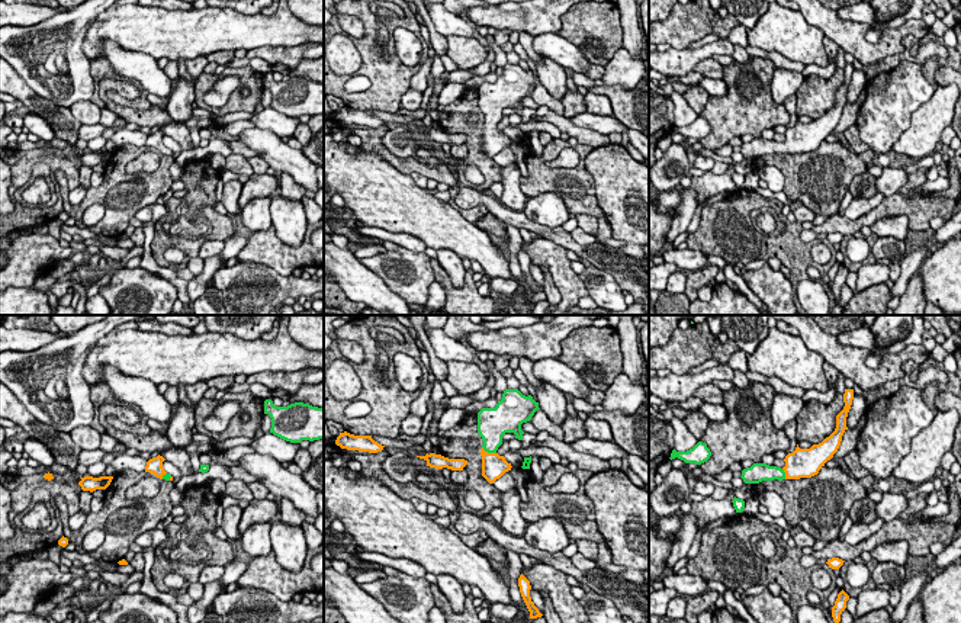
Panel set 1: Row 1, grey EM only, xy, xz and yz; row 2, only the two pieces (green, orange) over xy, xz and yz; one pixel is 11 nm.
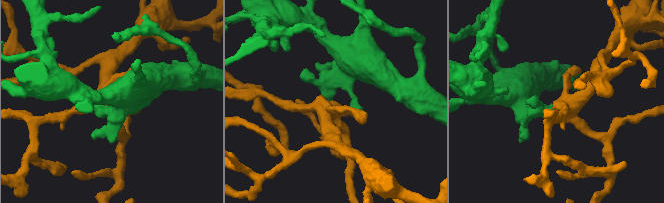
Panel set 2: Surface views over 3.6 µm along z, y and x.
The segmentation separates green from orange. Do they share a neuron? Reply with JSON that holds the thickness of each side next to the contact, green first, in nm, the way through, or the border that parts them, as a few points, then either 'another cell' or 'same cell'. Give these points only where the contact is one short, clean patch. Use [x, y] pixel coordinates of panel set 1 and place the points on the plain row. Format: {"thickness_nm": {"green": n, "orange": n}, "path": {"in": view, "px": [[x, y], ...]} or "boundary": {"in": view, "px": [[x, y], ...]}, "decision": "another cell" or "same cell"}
{"thickness_nm": {"green": 280, "orange": 280}, "path": {"in": "xz", "px": [[491, 105], [488, 127], [494, 141]]}, "decision": "same cell"}

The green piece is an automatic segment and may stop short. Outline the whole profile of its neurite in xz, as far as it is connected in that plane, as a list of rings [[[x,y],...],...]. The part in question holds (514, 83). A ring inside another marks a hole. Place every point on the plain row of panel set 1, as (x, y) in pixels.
[[[505,64],[495,83],[482,83],[478,87],[478,107],[483,115],[482,151],[489,158],[512,142],[504,131],[496,128],[502,119],[502,110],[514,107],[515,113],[523,115],[521,99],[530,96],[537,84],[540,84],[539,77],[531,70],[526,71],[518,64]]]

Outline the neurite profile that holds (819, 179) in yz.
[[[822,141],[817,150],[800,154],[762,155],[766,166],[777,167],[785,177],[784,189],[793,202],[800,200],[803,206],[816,215],[832,216],[838,212],[841,202],[856,174],[872,164],[874,151],[870,148],[861,154],[851,152],[841,142]]]

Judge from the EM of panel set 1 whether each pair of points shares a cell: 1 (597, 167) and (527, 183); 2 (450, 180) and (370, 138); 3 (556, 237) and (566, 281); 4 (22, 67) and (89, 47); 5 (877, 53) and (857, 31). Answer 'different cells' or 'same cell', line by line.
1: different cells
2: same cell
3: different cells
4: different cells
5: same cell

